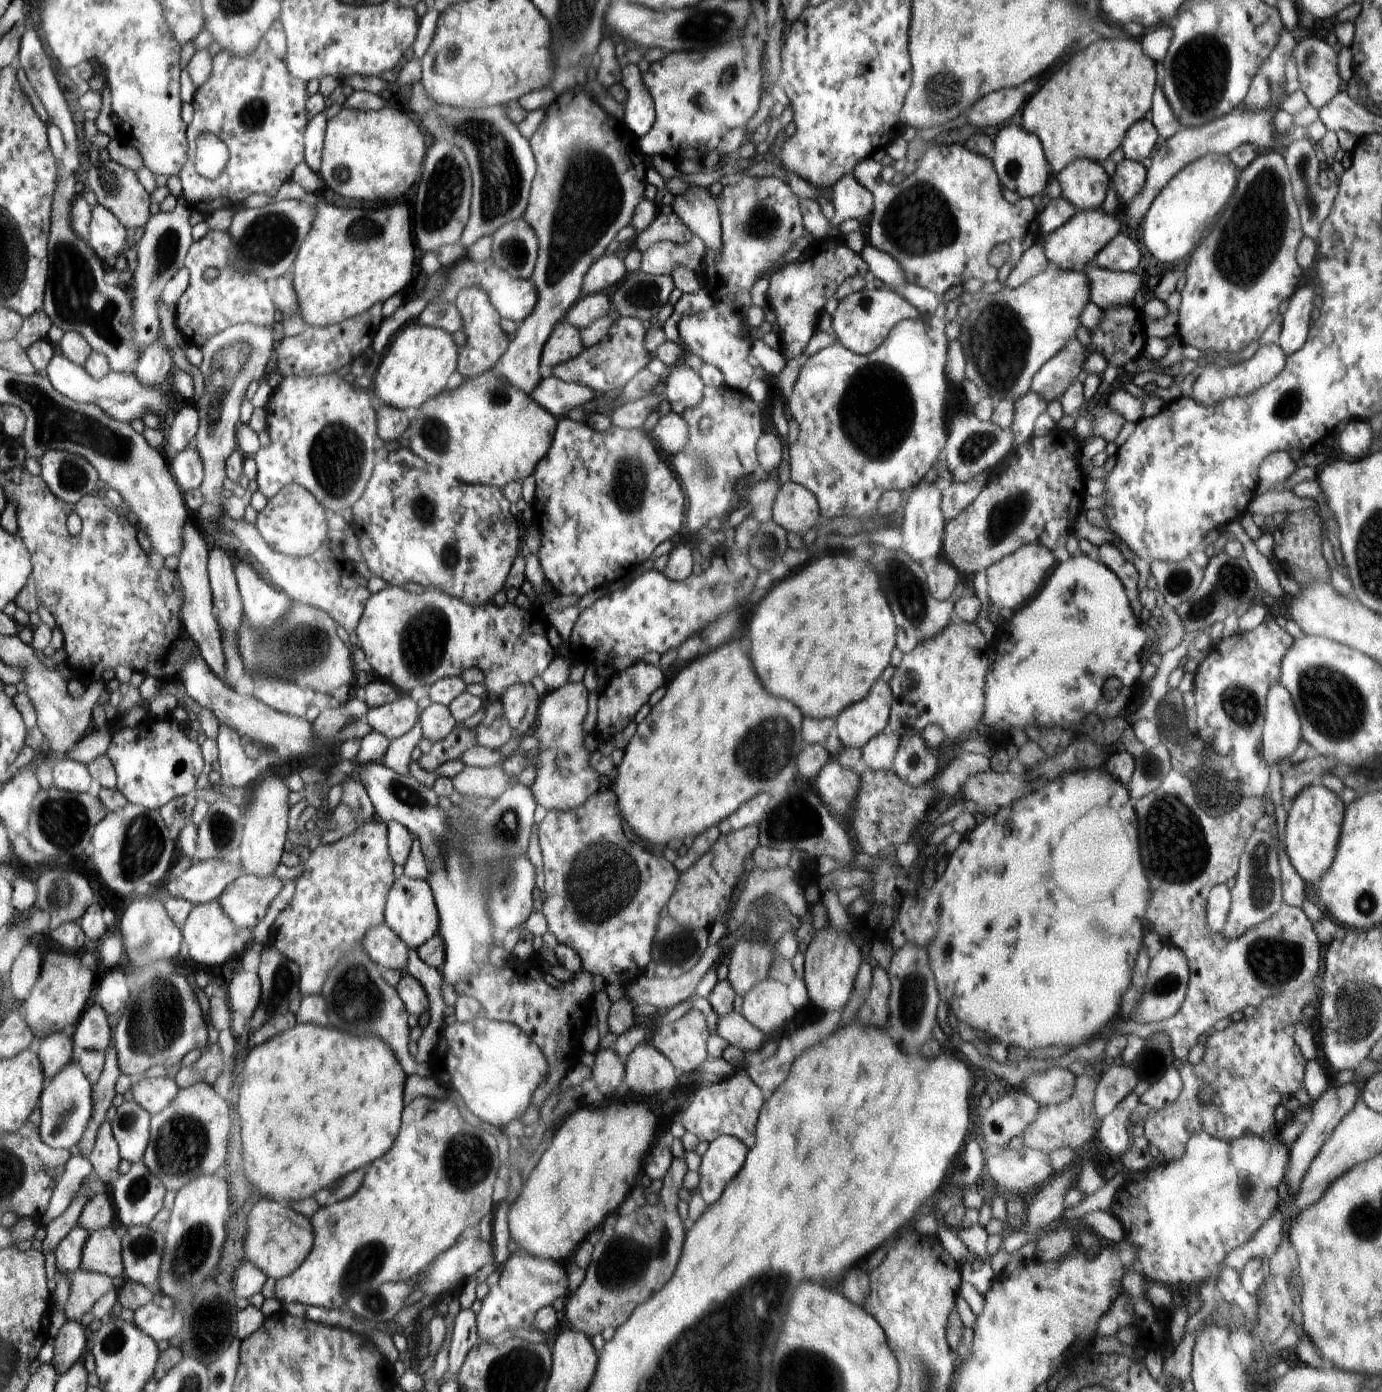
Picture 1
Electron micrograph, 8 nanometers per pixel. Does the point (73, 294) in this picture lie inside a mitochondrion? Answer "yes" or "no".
yes

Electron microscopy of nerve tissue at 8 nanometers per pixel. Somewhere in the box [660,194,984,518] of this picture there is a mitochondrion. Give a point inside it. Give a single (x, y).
(869, 377)

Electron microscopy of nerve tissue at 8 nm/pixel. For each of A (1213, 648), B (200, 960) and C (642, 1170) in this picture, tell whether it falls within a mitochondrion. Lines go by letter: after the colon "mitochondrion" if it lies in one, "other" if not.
A: other
B: other
C: other

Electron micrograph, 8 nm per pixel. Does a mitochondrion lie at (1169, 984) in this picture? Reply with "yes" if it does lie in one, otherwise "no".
yes

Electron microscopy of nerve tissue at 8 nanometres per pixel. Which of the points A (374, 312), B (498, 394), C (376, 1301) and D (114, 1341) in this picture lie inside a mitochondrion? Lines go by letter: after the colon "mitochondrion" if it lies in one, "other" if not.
A: other
B: mitochondrion
C: mitochondrion
D: mitochondrion

